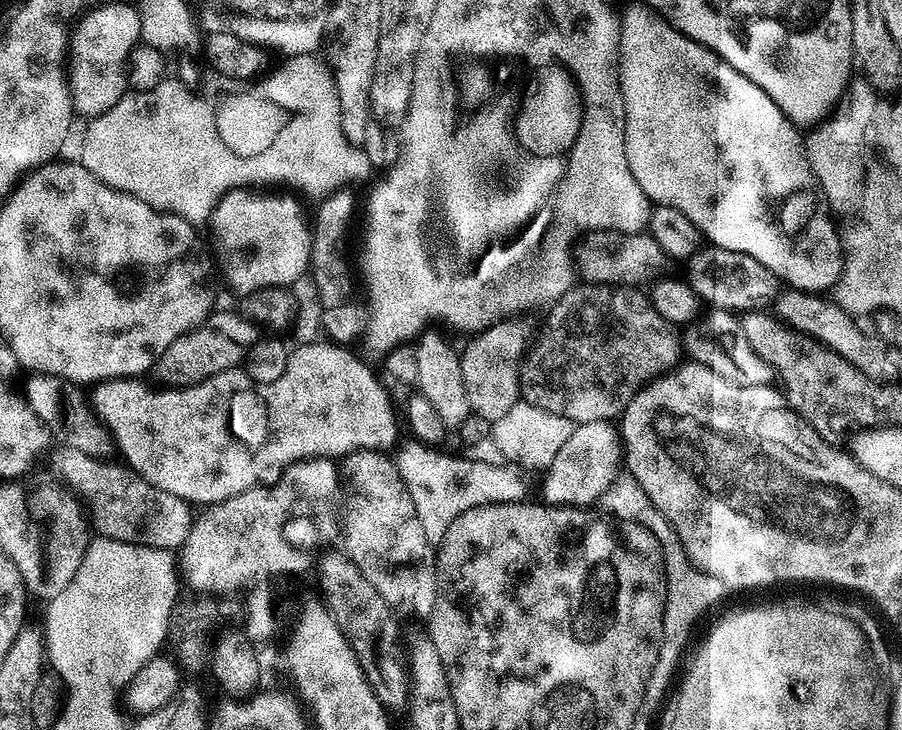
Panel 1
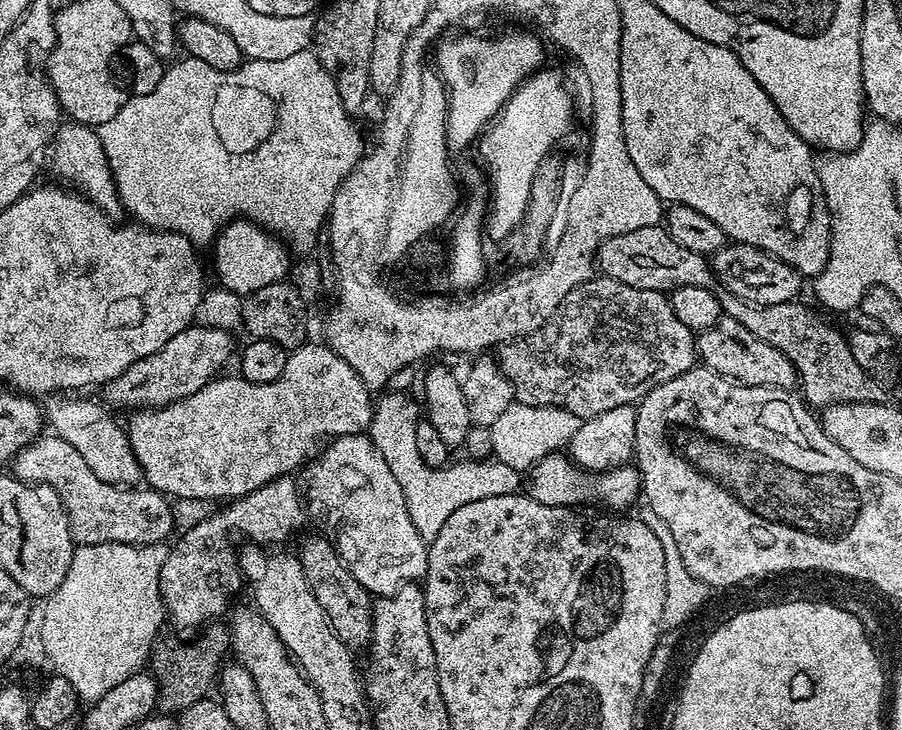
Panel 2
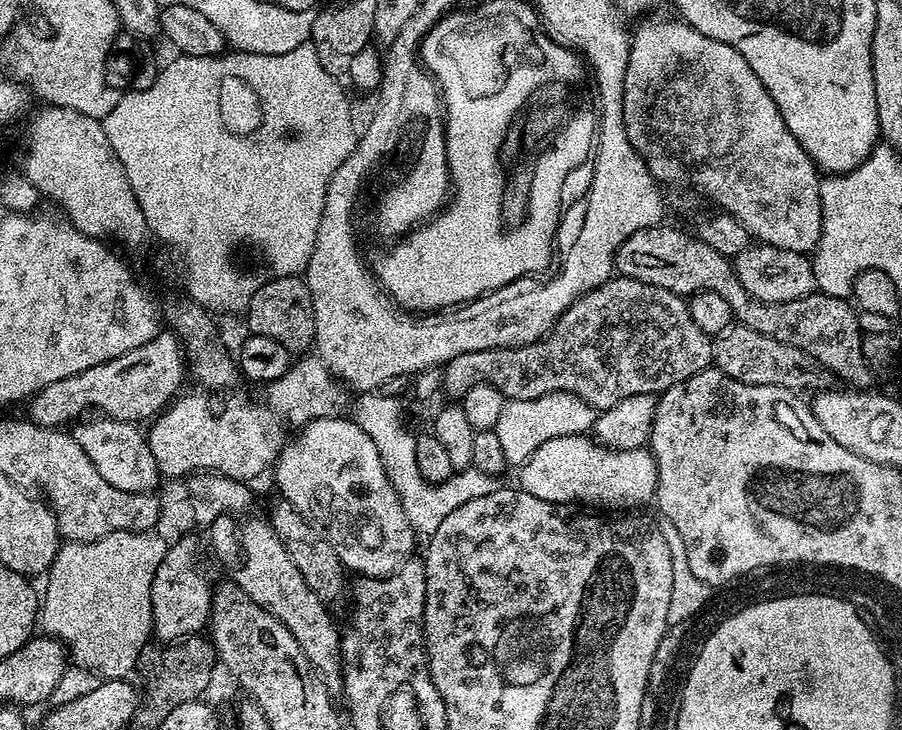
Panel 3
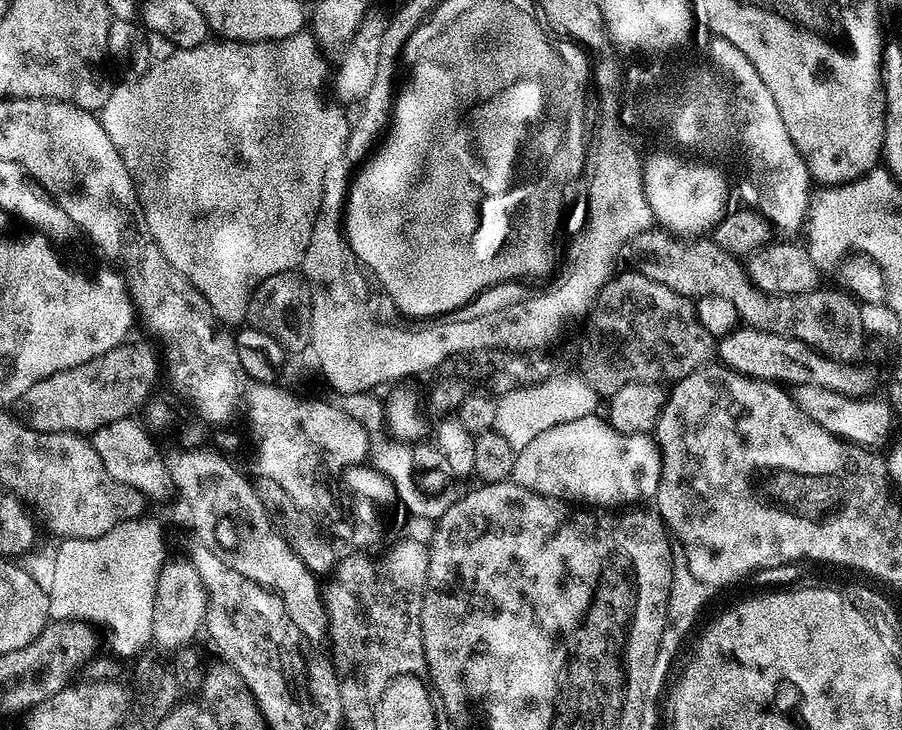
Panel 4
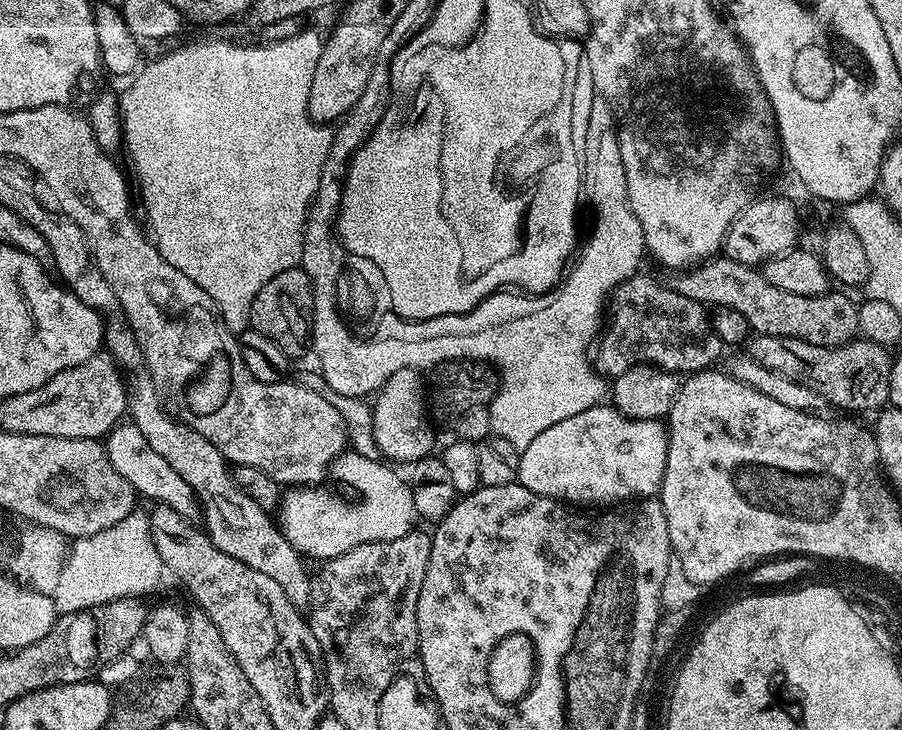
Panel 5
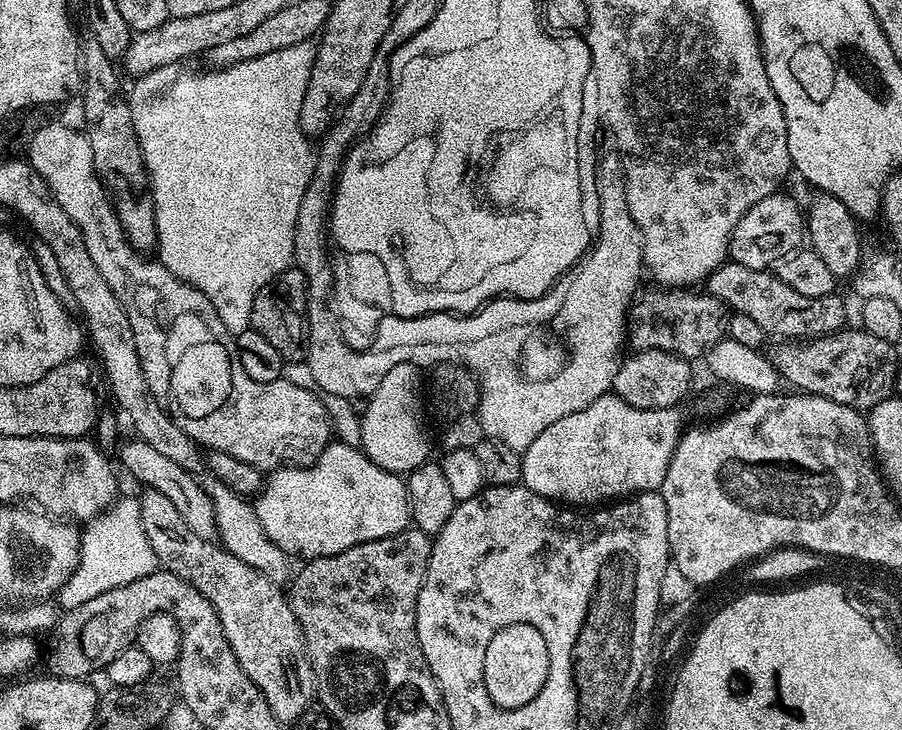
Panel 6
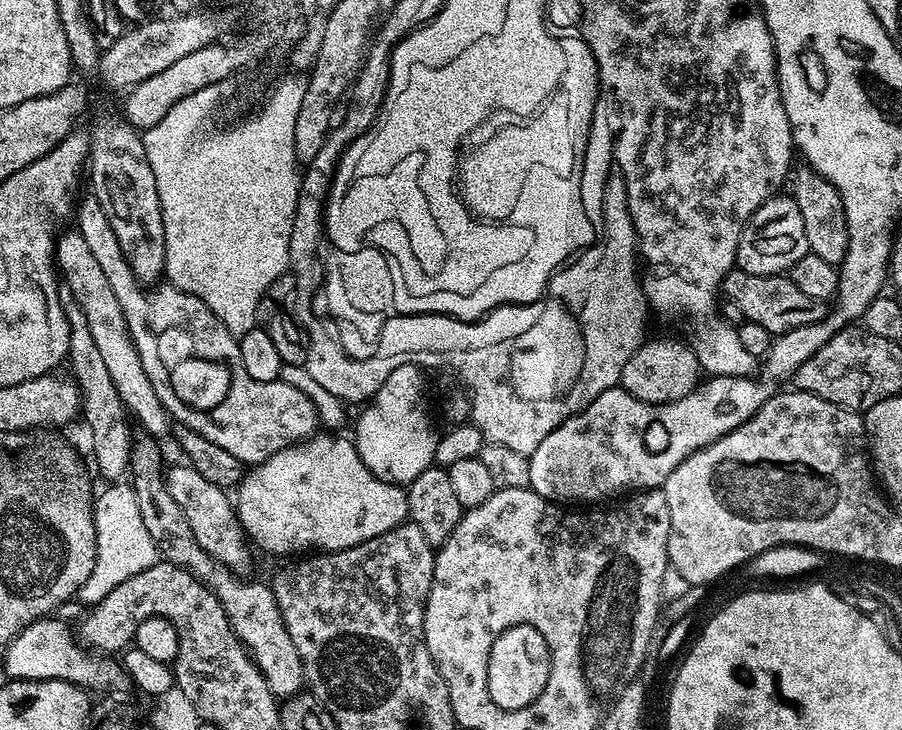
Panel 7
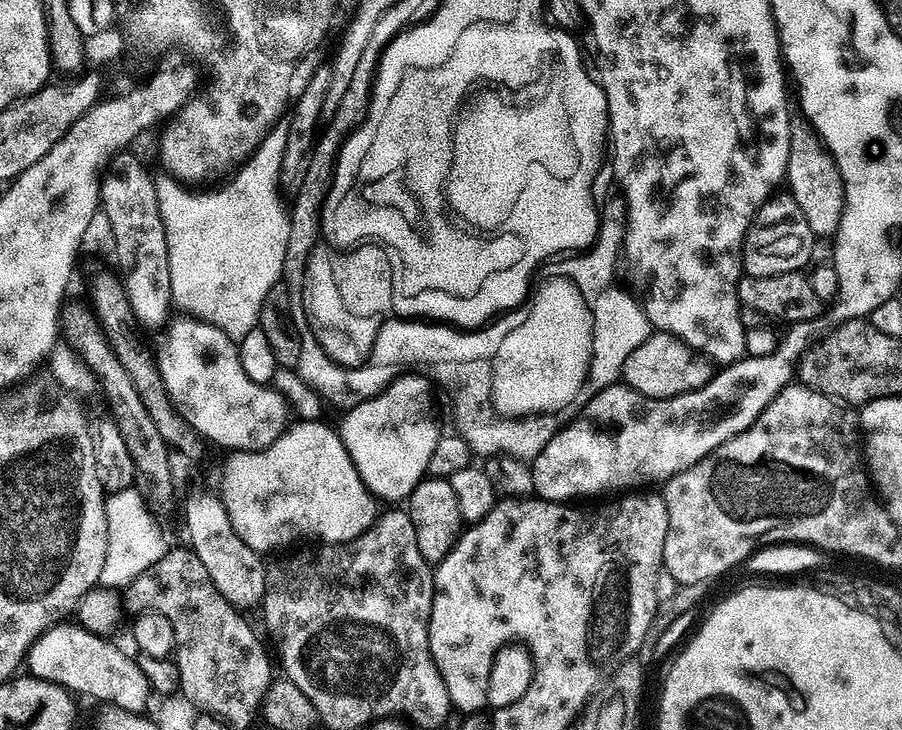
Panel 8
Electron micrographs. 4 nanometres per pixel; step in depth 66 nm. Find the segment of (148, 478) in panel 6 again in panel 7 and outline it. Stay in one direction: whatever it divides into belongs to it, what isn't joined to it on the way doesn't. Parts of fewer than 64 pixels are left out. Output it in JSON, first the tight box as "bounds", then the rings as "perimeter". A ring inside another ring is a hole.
{"bounds":[164,462,252,574],"perimeter":[[[187,462],[176,464],[173,468],[171,465],[167,469],[164,482],[168,493],[182,509],[182,514],[186,514],[186,522],[190,522],[194,538],[198,538],[198,546],[202,546],[202,550],[206,550],[218,562],[225,564],[231,572],[244,574],[252,556],[248,553],[249,545],[242,537],[240,522],[236,518],[236,509],[229,493],[214,486],[214,482],[206,482],[206,478],[202,478],[202,474],[198,474],[198,470],[194,470]]]}

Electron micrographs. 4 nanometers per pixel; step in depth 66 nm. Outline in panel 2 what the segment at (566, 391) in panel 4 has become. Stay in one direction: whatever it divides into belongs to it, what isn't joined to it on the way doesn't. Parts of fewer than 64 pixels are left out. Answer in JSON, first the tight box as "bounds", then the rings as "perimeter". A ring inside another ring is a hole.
{"bounds":[491,402,582,470],"perimeter":[[[513,402],[491,427],[495,459],[521,470],[530,470],[542,458],[559,453],[574,438],[582,420],[570,410],[552,406],[526,406]]]}

